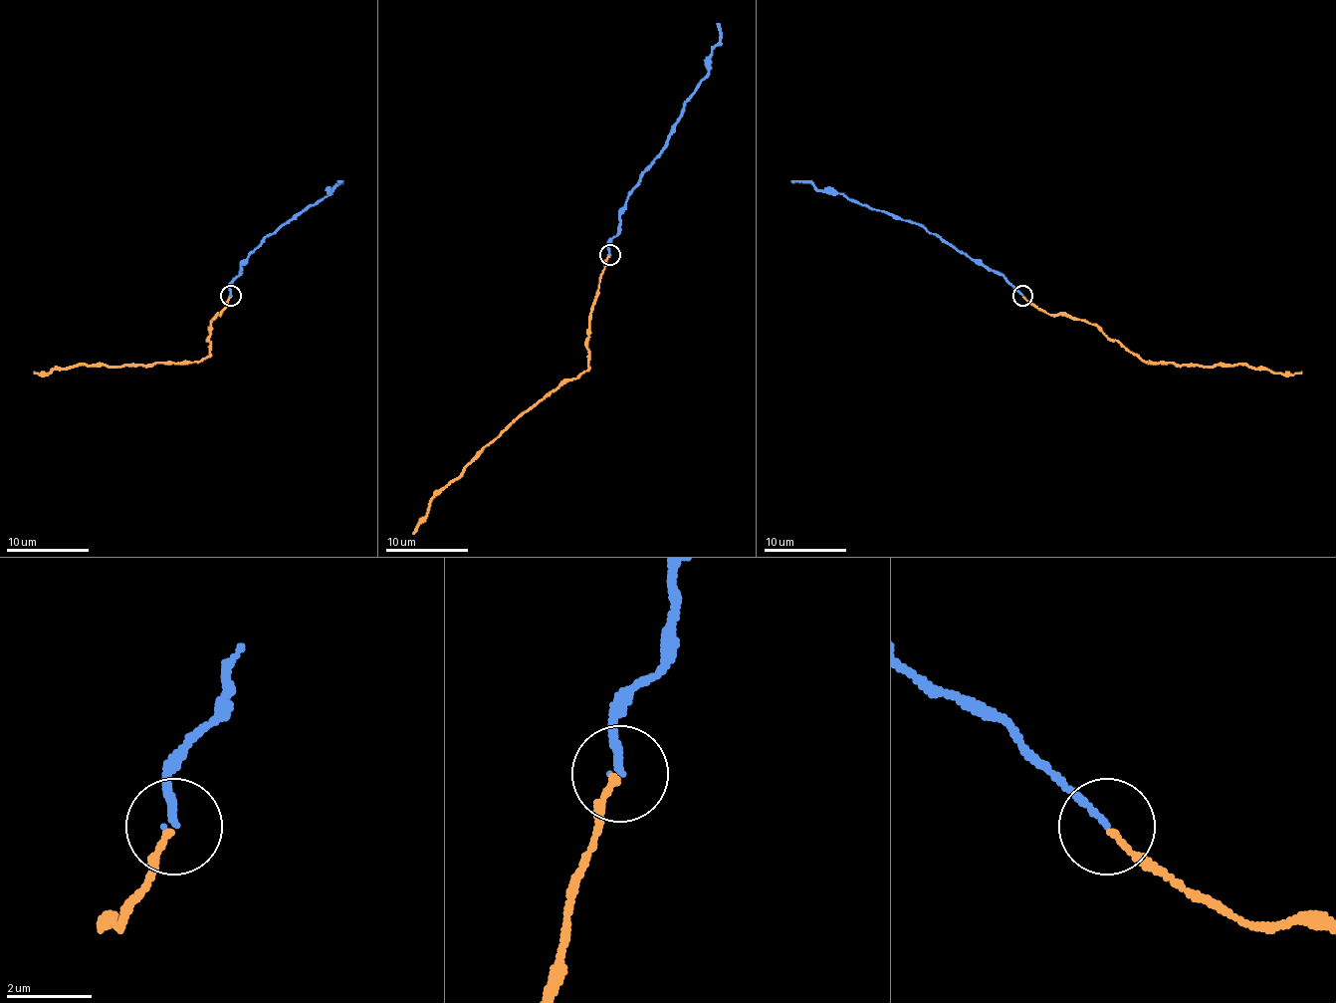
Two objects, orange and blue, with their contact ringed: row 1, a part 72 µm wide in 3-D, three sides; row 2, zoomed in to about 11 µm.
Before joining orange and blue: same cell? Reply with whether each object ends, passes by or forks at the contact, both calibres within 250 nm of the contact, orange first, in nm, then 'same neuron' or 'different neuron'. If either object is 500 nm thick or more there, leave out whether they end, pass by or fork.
orange ends; blue ends; calibres 140 and 160 nm; same neuron

